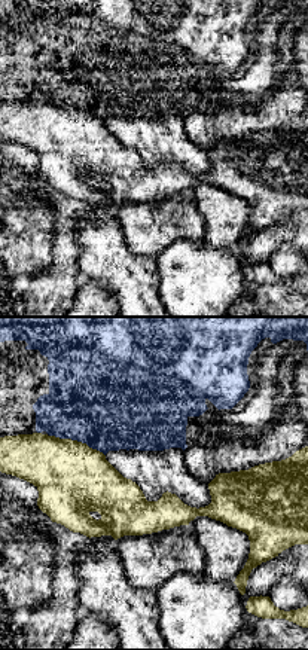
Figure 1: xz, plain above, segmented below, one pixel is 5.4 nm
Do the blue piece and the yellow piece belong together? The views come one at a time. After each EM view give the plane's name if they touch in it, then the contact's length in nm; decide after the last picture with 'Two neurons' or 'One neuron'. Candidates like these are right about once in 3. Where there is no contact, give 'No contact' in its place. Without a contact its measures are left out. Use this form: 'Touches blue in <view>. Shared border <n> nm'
Touches blue in xz. Shared border 320 nm

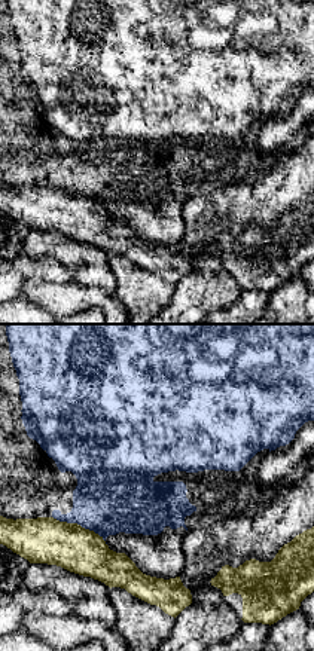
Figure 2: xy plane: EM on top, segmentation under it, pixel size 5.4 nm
Touches blue in xy. Shared border 340 nm

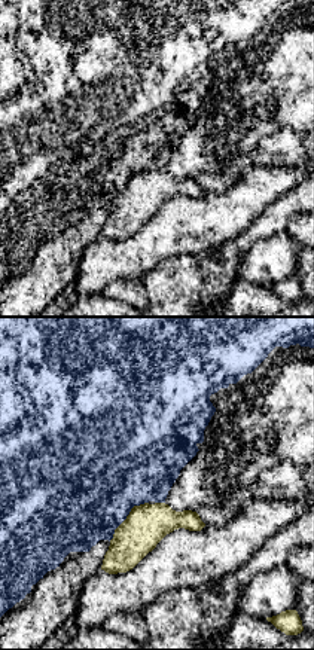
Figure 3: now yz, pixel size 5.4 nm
Touches blue in yz. Shared border 300 nm

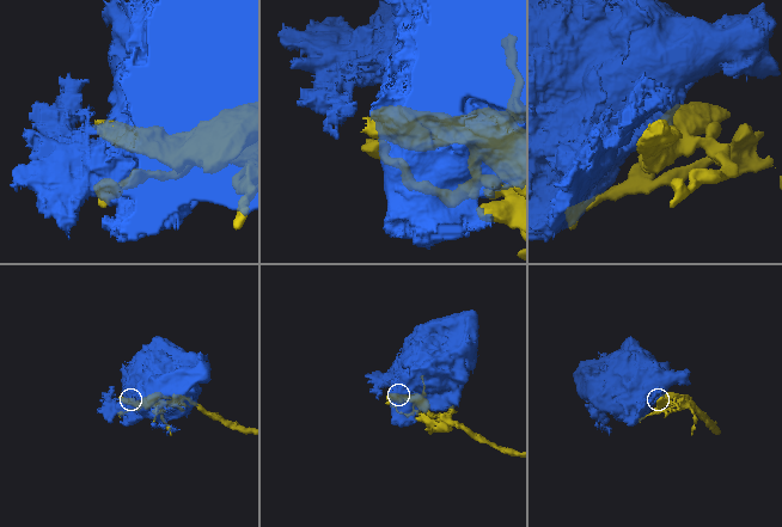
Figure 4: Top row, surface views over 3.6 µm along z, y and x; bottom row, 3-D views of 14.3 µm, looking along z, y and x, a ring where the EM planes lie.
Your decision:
Two neurons

